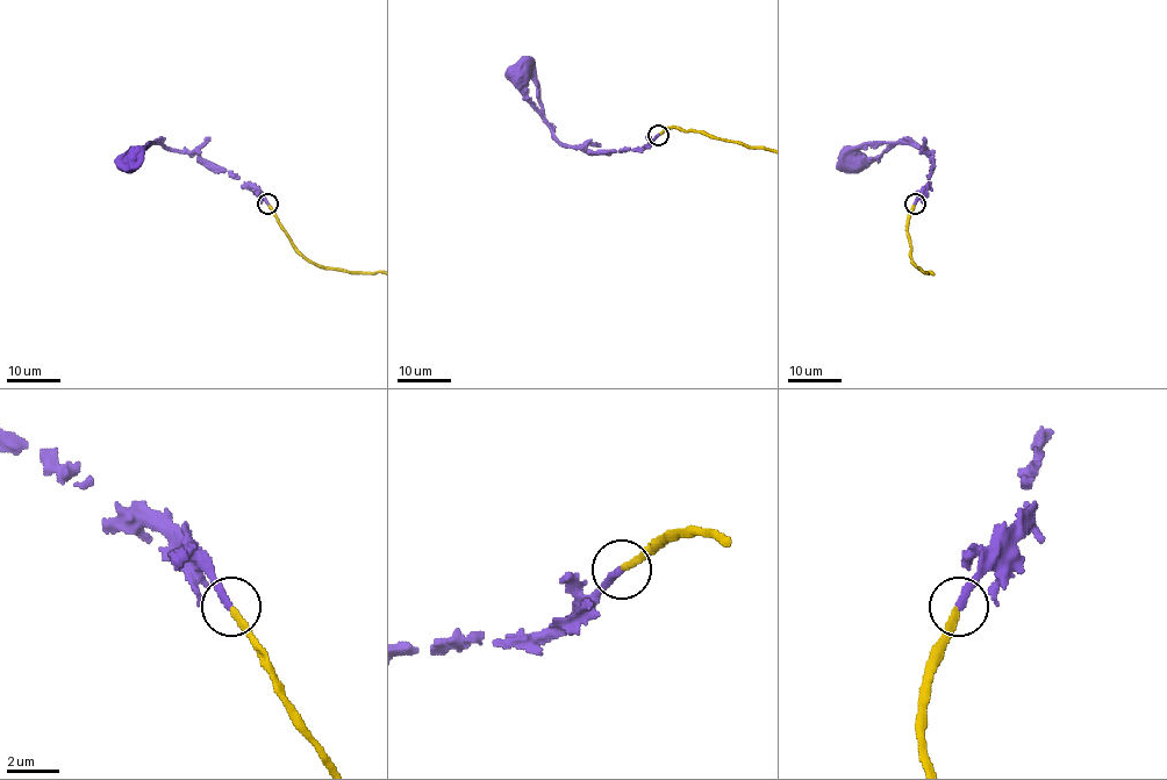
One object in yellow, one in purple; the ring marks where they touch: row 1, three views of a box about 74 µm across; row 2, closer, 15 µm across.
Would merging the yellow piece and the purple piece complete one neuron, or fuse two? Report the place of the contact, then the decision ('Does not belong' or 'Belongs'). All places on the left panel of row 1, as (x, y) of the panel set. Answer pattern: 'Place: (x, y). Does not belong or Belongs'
Place: (267, 204). Belongs

